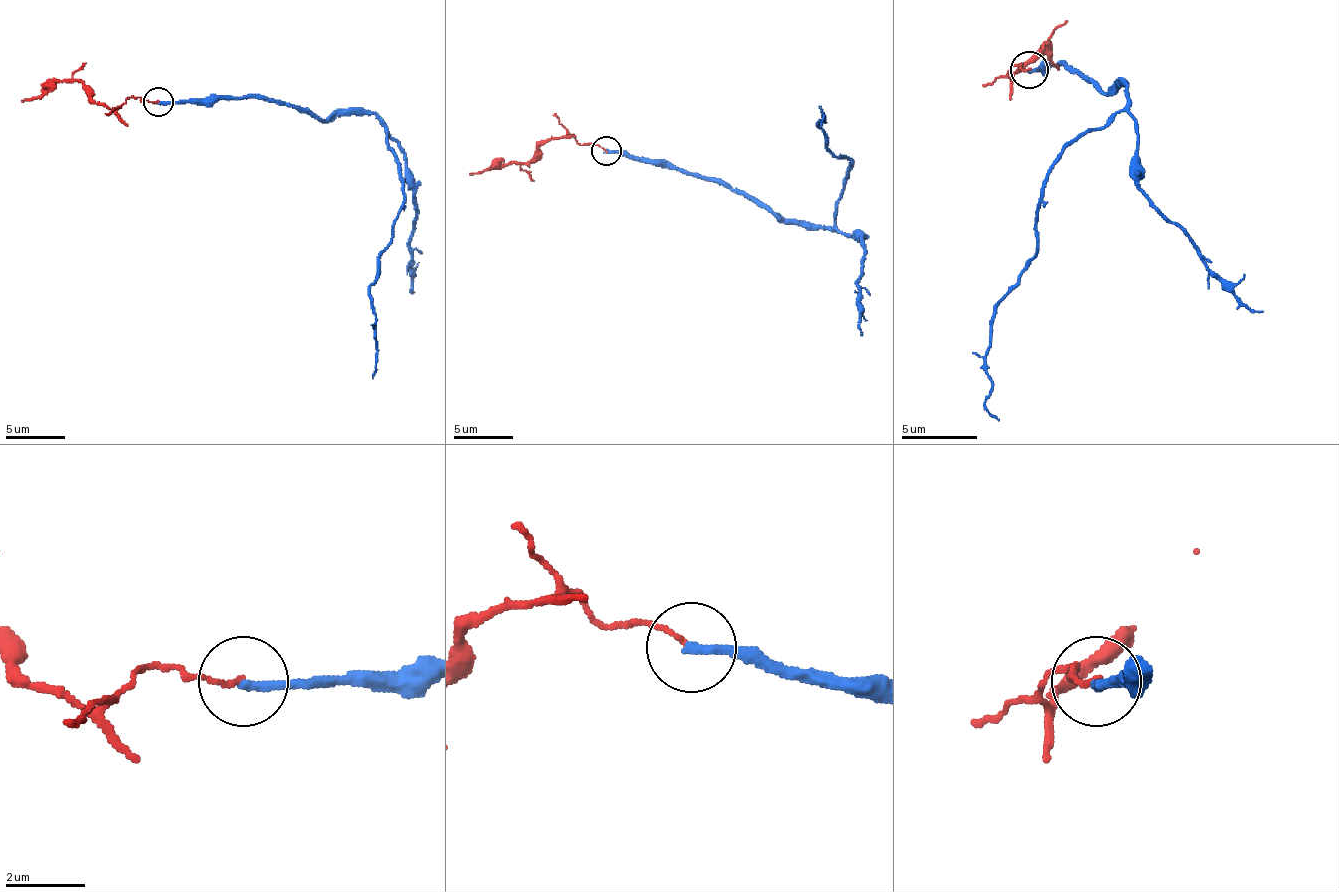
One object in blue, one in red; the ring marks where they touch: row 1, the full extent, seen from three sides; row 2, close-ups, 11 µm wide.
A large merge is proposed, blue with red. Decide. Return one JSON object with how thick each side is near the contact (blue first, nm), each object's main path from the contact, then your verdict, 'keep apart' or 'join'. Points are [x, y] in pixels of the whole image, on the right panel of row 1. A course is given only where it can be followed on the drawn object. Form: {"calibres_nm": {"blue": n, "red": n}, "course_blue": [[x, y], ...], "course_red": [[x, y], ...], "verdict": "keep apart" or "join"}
{"calibres_nm": {"blue": 240, "red": 100}, "course_blue": [[1028, 69], [1122, 84], [1126, 103], [1047, 178], [1035, 254], [986, 352], [998, 420]], "course_red": [[1028, 69], [1013, 65], [1009, 76], [1047, 42], [1058, 69]], "verdict": "keep apart"}

